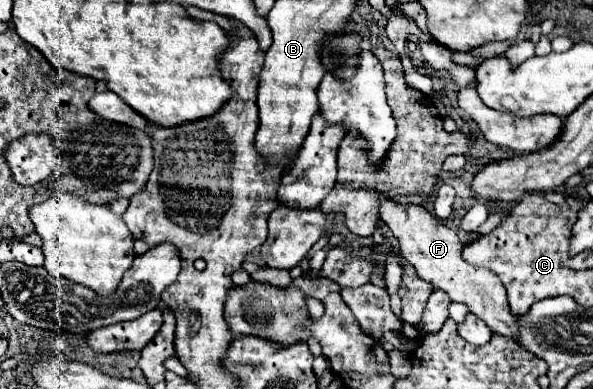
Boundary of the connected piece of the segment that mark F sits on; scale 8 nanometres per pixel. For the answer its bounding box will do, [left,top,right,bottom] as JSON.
[380,197,516,337]

